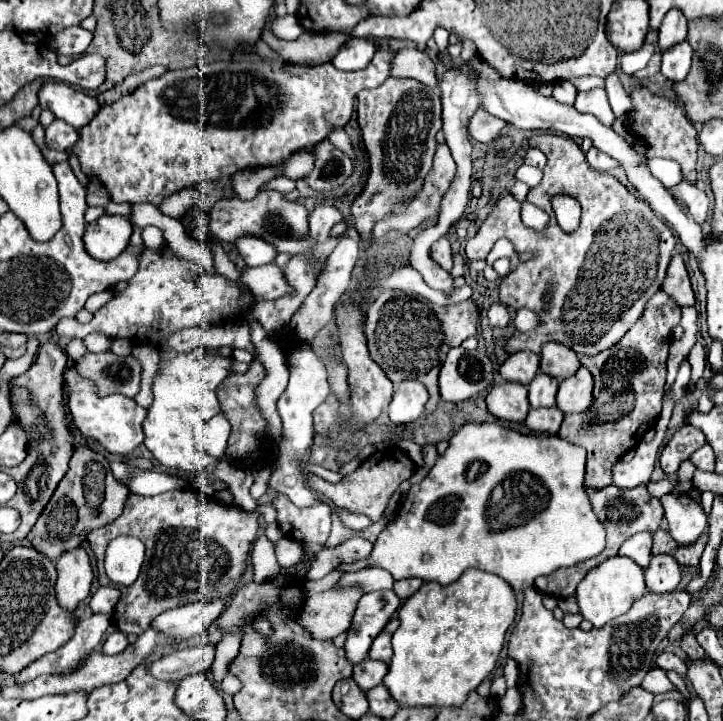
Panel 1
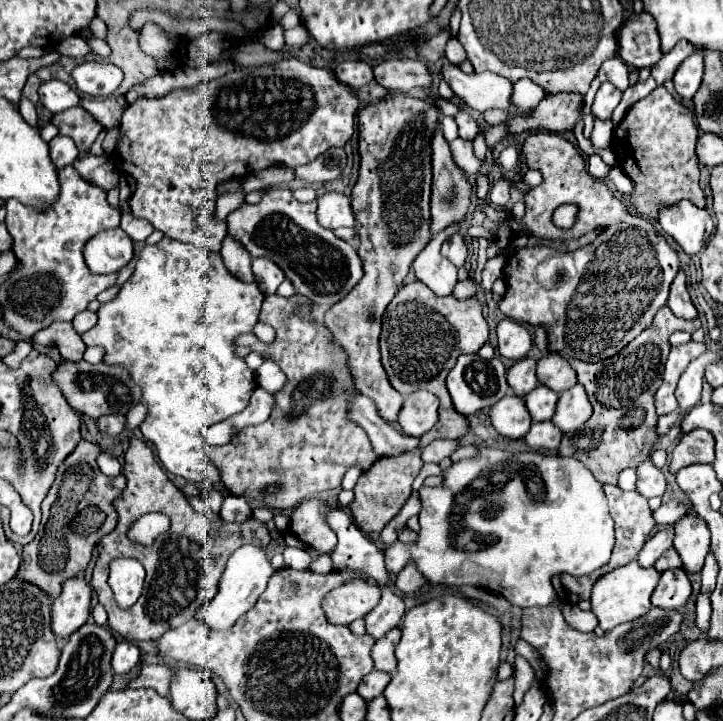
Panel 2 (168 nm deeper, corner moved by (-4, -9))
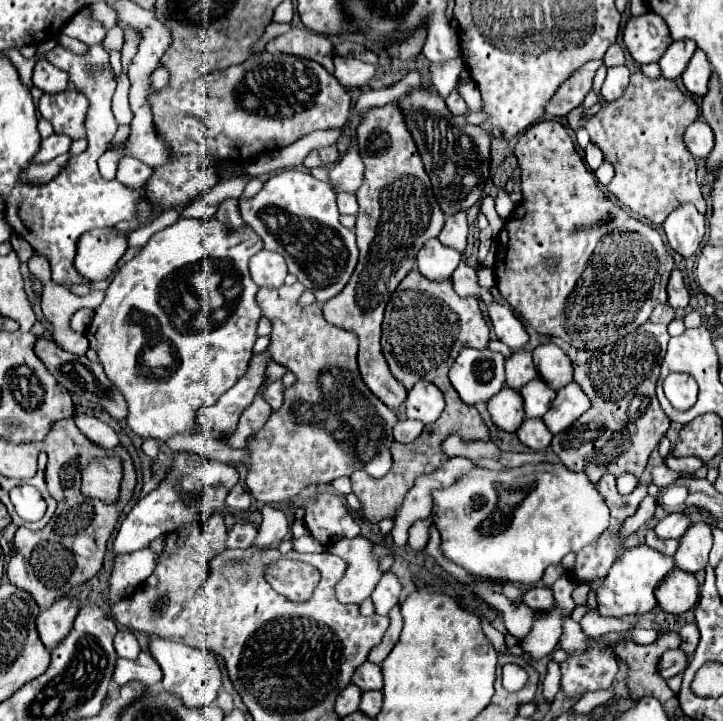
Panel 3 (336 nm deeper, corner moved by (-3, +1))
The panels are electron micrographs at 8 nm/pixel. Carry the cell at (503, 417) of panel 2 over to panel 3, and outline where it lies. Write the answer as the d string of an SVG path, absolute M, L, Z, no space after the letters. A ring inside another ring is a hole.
M502 388L492 400L488 400L488 412L492 422L504 432L516 432L524 420L524 404L518 390Z

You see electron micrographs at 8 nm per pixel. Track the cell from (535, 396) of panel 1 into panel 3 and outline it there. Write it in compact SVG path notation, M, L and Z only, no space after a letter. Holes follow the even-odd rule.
M534 378L520 390L524 398L526 418L542 418L548 412L548 406L556 398L554 388L550 388L542 378Z

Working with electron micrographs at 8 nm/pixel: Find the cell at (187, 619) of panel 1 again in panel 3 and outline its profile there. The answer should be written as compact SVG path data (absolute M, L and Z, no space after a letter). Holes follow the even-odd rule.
M264 506L262 516L264 516L264 520L262 520L258 536L252 544L258 550L266 550L266 548L274 546L276 540L284 540L286 534L288 534L288 520L280 510Z

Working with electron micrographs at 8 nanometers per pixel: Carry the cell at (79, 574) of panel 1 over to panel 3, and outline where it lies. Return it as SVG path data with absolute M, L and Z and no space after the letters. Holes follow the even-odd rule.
M62 596L58 598L50 608L38 614L36 618L36 628L40 634L40 640L48 650L56 646L62 638L68 636L68 630L72 630L72 622L80 610L80 602L76 596Z

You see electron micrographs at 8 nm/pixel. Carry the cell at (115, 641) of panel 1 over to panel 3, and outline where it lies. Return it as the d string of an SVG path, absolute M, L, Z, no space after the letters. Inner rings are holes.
M124 630L124 632L116 634L114 648L116 648L118 656L126 658L126 660L134 660L140 652L140 644L138 644L138 640L134 638L134 634L130 630Z

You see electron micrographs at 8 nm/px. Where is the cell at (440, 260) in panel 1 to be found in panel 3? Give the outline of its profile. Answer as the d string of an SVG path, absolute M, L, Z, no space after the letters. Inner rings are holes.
M460 212L460 214L454 214L450 218L446 218L444 222L444 228L438 236L438 240L448 246L448 248L454 248L458 252L464 252L466 248L466 238L468 238L468 222L466 222L466 212Z

